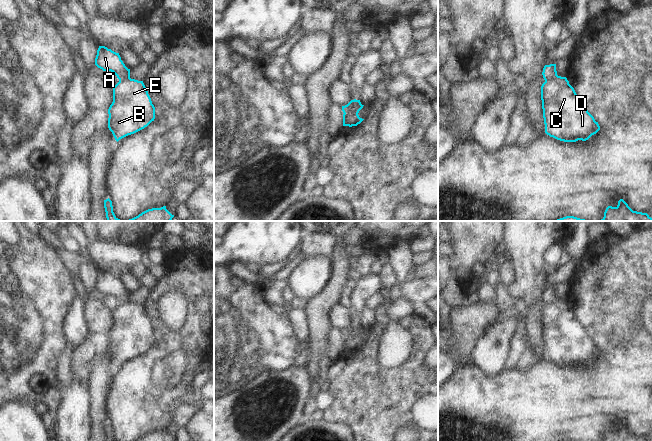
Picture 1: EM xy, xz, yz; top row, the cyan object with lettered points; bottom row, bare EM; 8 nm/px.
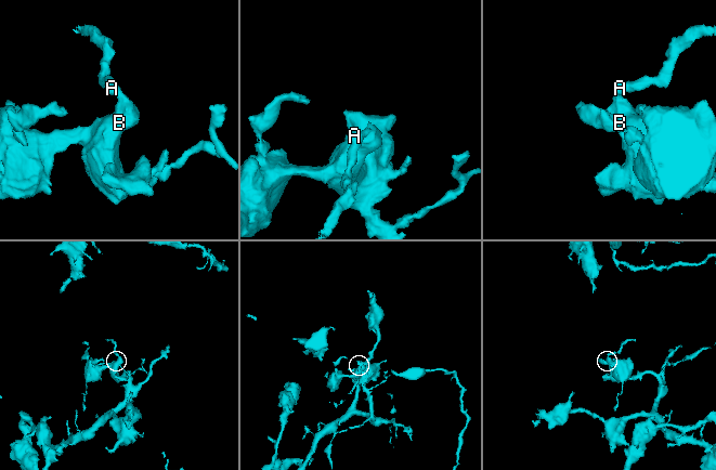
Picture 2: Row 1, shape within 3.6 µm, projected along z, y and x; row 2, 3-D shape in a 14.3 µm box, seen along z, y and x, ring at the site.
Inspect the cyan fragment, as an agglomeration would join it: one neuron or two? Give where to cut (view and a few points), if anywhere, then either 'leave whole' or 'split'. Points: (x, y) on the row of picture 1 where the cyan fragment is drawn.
cut in xz along (360, 103), (344, 114); split

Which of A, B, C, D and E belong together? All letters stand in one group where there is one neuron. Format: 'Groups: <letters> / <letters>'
Groups: A / B C D E.

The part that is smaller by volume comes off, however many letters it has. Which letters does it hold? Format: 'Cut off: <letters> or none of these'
Cut off: A.

